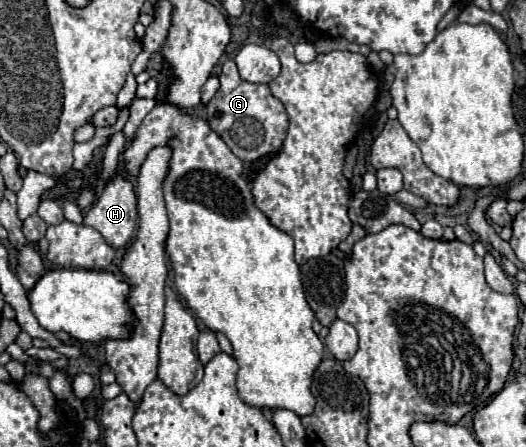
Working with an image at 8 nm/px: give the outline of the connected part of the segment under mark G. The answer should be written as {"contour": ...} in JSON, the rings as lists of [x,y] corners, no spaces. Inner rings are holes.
{"contour":[[[228,59],[222,65],[220,87],[206,107],[206,117],[212,131],[216,131],[230,147],[230,151],[244,163],[256,161],[258,157],[278,151],[284,143],[286,127],[288,127],[286,109],[278,99],[274,99],[274,95],[270,93],[270,87],[244,81],[238,75],[236,63],[232,59]]]}

